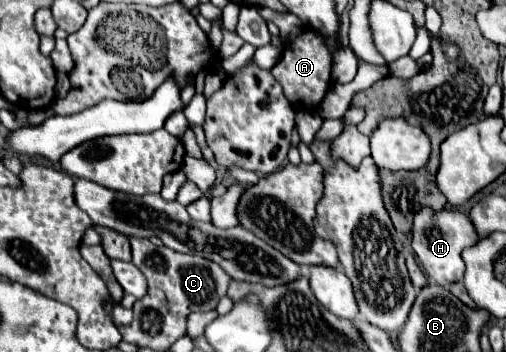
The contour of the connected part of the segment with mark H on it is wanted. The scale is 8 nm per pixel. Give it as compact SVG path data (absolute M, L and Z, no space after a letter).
M429 208L417 212L415 222L413 222L413 252L417 256L417 260L421 262L423 270L427 272L427 276L441 284L441 286L449 286L451 282L463 280L465 274L465 262L461 258L463 248L473 246L479 240L469 216L465 216L463 212L457 210L439 210L433 212Z

